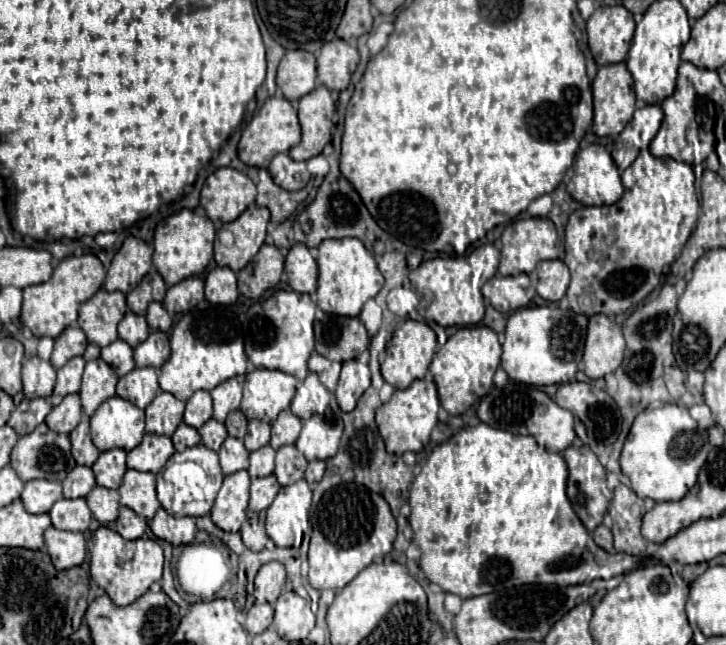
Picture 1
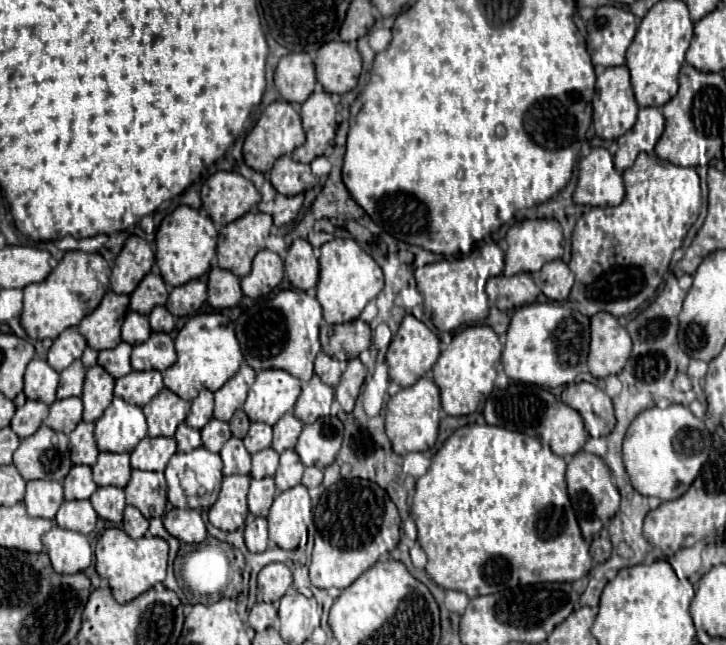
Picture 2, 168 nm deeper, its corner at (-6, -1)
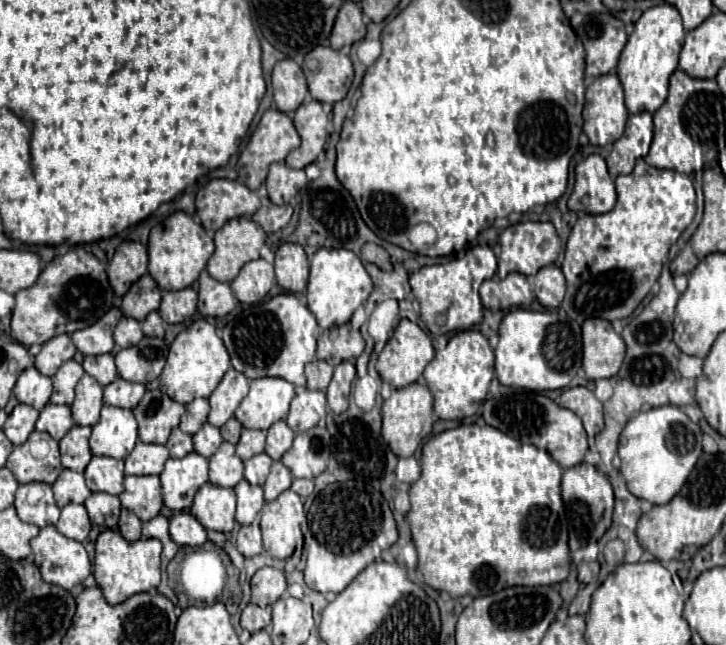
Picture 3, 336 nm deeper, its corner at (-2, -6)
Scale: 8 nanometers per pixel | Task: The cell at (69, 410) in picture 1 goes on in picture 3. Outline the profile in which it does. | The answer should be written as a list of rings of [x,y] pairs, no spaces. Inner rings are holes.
[[[48,403],[40,411],[40,417],[36,421],[36,429],[50,433],[50,437],[56,441],[60,441],[72,427],[74,427],[74,421],[72,421],[72,413],[68,405]]]

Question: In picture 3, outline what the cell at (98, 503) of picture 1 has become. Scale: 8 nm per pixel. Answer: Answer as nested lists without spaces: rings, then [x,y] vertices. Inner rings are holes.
[[[92,493],[86,501],[86,511],[90,515],[90,521],[94,525],[100,525],[104,529],[114,529],[120,515],[120,501],[116,495],[110,493]]]

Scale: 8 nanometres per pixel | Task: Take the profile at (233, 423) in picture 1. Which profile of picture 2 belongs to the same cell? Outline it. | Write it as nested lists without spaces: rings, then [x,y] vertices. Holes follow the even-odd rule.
[[[238,410],[238,412],[234,414],[234,418],[232,418],[228,424],[230,424],[232,436],[236,436],[236,438],[244,438],[244,436],[248,434],[250,420],[248,420],[248,416],[246,416],[246,412],[244,412],[244,410]]]

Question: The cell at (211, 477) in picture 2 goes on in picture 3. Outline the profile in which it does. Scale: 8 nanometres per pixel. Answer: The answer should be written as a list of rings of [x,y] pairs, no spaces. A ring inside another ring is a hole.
[[[188,453],[182,459],[168,459],[160,473],[164,505],[174,511],[184,511],[202,483],[208,481],[208,459],[198,453]]]

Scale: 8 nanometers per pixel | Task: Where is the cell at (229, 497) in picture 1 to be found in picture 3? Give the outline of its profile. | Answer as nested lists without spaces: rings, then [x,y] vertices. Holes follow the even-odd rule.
[[[204,483],[192,503],[192,515],[206,527],[220,533],[230,533],[234,527],[236,495],[232,489]]]

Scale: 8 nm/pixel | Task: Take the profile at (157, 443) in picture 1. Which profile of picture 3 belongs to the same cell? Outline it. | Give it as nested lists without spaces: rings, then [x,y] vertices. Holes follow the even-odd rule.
[[[138,441],[126,457],[126,475],[160,475],[168,457],[170,455],[164,445],[148,445]]]

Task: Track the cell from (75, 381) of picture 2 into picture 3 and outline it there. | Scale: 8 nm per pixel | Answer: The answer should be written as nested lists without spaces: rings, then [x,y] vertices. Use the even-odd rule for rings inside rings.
[[[74,359],[66,361],[58,373],[52,377],[54,381],[54,393],[50,397],[50,403],[64,403],[64,405],[70,405],[74,401],[74,389],[80,381],[80,377],[84,375],[82,371],[82,365],[76,363]]]

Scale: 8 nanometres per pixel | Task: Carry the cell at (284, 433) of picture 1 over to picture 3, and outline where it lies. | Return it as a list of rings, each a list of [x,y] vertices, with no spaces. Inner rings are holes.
[[[276,421],[266,433],[266,453],[274,461],[280,461],[282,455],[292,447],[292,441],[294,441],[294,431],[286,427],[286,421]]]

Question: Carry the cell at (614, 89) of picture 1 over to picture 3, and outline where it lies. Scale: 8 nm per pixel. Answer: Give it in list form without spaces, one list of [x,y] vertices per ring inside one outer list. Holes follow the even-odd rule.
[[[616,73],[602,75],[586,89],[584,133],[592,145],[608,145],[622,137],[628,111],[624,107],[624,91]]]

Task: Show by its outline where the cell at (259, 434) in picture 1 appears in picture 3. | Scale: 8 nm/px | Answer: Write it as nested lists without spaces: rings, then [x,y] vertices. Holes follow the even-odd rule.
[[[244,429],[240,441],[236,443],[236,455],[246,461],[258,453],[264,451],[266,445],[266,433],[264,431],[256,431],[256,429]]]

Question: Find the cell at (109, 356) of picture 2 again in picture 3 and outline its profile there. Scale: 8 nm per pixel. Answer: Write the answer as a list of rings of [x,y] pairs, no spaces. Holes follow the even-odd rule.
[[[114,353],[86,357],[82,367],[90,377],[94,377],[98,383],[102,383],[102,387],[106,387],[114,379],[118,379],[118,373],[116,373],[116,367],[114,367]]]

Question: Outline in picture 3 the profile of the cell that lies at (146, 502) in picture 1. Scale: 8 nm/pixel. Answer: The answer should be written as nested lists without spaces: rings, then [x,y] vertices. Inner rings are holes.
[[[156,475],[148,477],[126,477],[124,493],[120,493],[122,507],[134,511],[142,521],[150,521],[162,509],[160,479]]]

